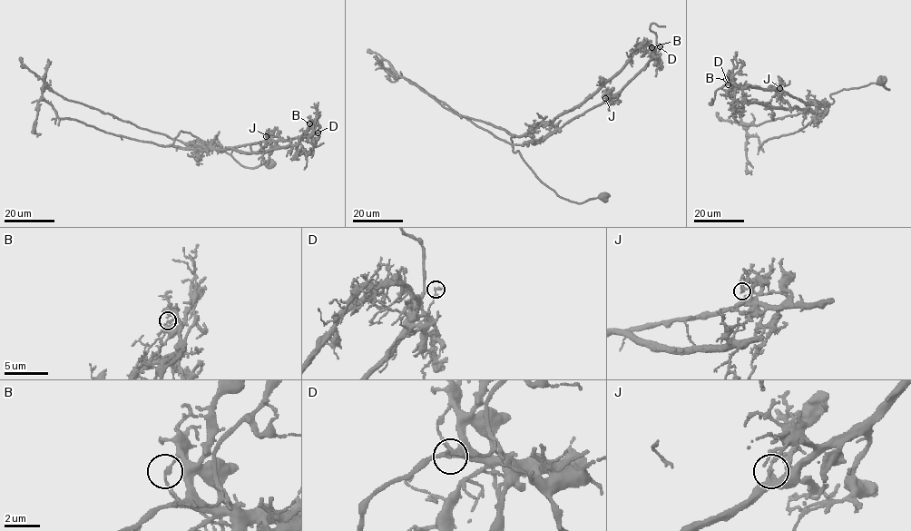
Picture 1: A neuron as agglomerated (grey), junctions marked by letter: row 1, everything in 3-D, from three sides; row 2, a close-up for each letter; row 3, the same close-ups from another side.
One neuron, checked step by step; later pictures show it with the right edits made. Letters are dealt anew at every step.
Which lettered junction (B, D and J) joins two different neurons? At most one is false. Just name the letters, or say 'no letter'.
B

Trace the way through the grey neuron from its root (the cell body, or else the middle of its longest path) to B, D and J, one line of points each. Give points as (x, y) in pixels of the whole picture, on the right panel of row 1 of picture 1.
B: (879, 81), (889, 90), (874, 83), (844, 89), (831, 93), (834, 101), (826, 106), (780, 90), (726, 80)
D: (879, 81), (889, 90), (874, 83), (844, 89), (831, 93), (834, 101), (826, 106), (780, 90), (728, 84)
J: (879, 81), (889, 90), (874, 83), (844, 89), (831, 93), (834, 101), (826, 106), (779, 88)

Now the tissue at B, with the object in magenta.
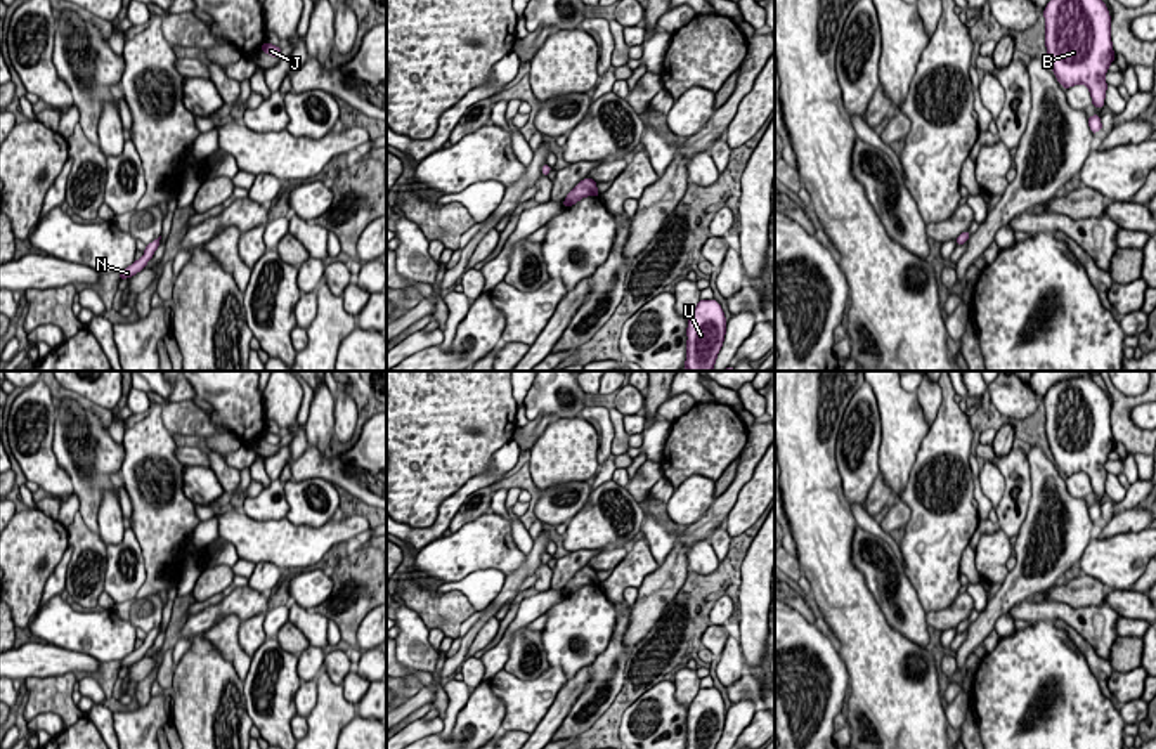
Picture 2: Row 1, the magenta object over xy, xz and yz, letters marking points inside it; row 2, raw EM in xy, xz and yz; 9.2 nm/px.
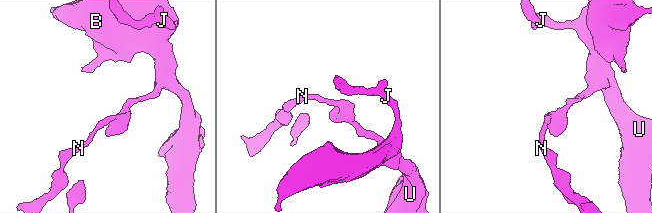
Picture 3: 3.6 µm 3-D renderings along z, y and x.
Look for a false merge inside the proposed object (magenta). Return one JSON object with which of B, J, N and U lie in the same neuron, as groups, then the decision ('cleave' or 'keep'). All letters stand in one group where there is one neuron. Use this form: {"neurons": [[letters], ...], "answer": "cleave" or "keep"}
{"neurons": [["B", "J", "U"], ["N"]], "answer": "cleave"}

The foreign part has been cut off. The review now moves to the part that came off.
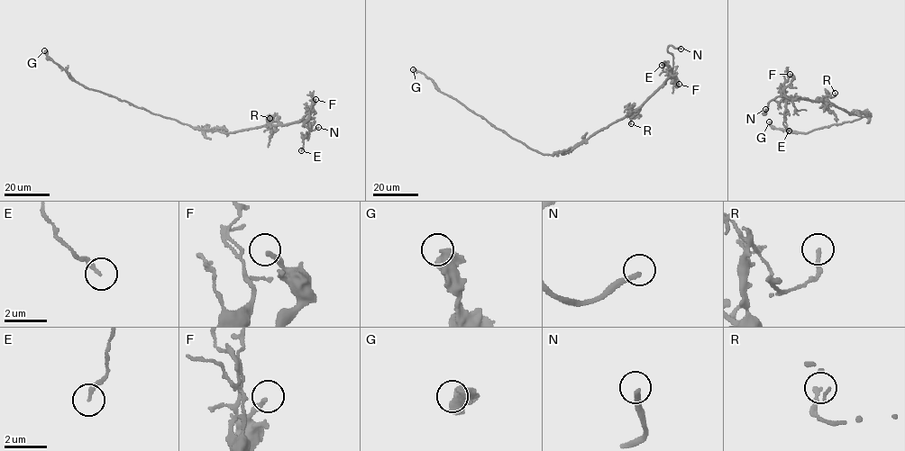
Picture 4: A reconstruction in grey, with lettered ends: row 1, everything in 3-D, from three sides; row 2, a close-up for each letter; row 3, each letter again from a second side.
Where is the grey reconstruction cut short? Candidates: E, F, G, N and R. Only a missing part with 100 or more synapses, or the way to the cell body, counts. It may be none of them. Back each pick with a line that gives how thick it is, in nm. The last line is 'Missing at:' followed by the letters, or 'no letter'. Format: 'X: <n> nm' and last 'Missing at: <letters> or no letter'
N: 240 nm
Missing at: N

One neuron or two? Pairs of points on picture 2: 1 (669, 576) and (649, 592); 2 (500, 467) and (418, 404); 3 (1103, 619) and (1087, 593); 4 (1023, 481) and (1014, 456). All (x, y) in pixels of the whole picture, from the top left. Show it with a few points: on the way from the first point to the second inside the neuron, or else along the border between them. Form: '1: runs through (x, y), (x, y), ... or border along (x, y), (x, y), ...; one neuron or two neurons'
1: runs through (664, 581), (654, 592); one neuron
2: border along (512, 439), (460, 488); two neurons
3: border along (1054, 600), (1073, 607), (1104, 605); two neurons
4: runs through (1018, 475), (1014, 462); one neuron

